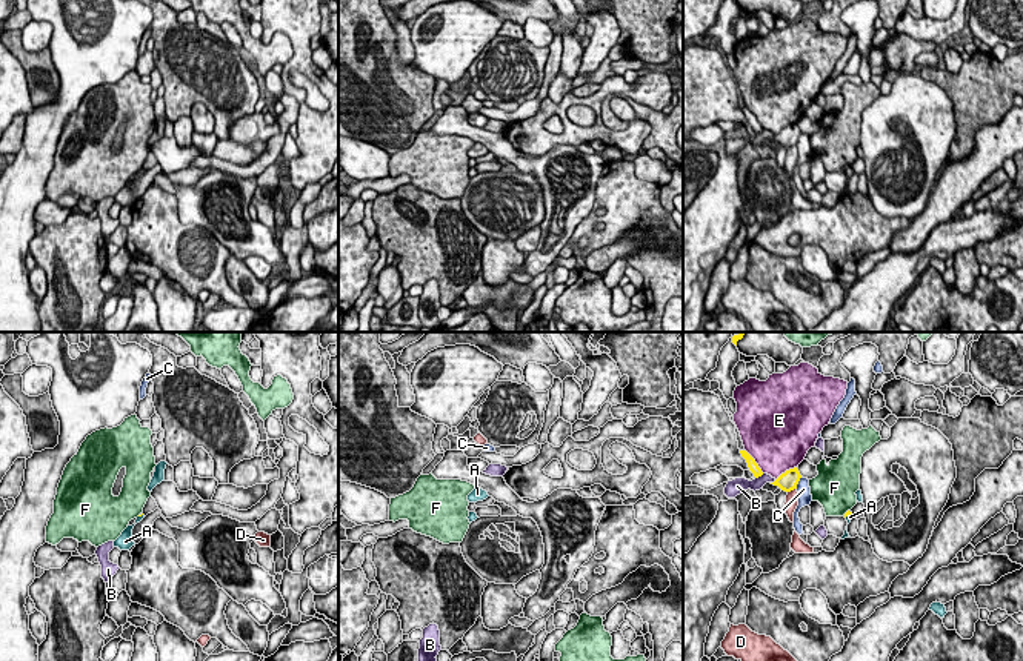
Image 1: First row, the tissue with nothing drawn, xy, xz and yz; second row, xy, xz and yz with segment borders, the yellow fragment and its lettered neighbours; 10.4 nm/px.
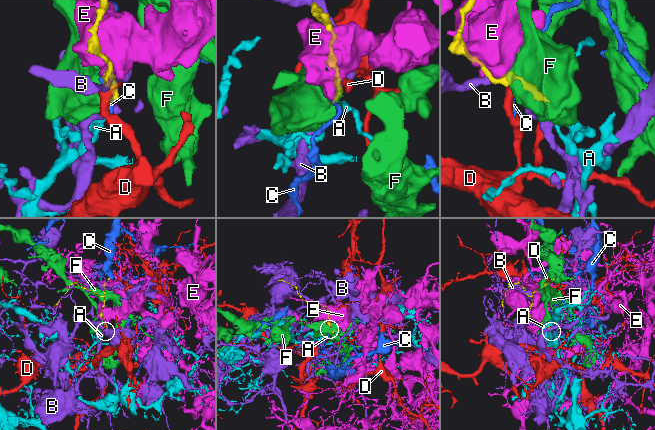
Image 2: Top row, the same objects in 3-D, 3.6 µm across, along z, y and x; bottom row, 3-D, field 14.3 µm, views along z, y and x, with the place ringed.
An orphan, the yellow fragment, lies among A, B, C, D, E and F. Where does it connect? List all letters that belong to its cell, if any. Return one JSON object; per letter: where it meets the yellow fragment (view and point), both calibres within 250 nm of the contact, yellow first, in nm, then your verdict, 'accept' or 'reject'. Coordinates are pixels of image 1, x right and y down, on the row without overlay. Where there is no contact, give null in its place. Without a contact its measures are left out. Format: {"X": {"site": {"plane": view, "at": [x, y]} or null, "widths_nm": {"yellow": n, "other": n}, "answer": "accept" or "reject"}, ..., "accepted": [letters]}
{"A": {"site": {"plane": "yz", "at": [848, 169]}, "widths_nm": {"yellow": 50, "other": 60}, "answer": "accept"}, "B": {"site": {"plane": "yz", "at": [759, 131]}, "widths_nm": {"yellow": 100, "other": 160}, "answer": "reject"}, "C": {"site": {"plane": "yz", "at": [797, 139]}, "widths_nm": {"yellow": 200, "other": 140}, "answer": "reject"}, "D": {"site": {"plane": "yz", "at": [791, 145]}, "widths_nm": {"yellow": 200, "other": 130}, "answer": "reject"}, "E": {"site": {"plane": "yz", "at": [754, 117]}, "widths_nm": {"yellow": 100, "other": 480}, "answer": "reject"}, "F": {"site": {"plane": "yz", "at": [846, 168]}, "widths_nm": {"yellow": 50, "other": 400}, "answer": "reject"}, "accepted": ["A"]}

